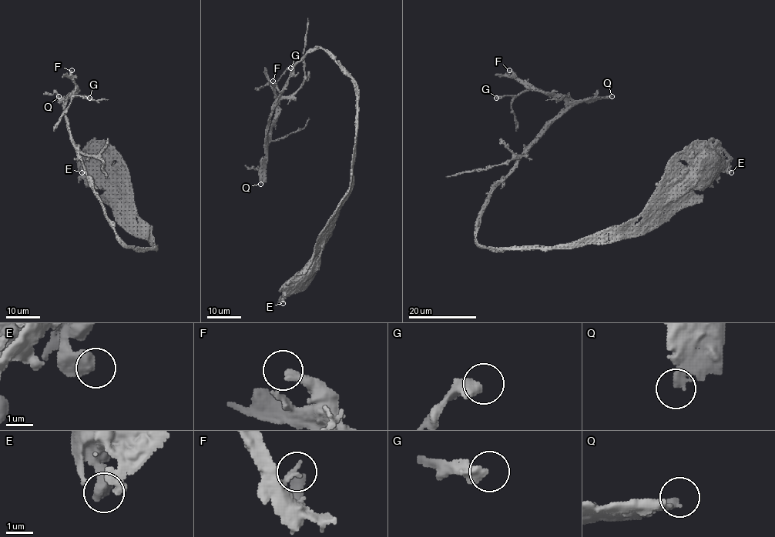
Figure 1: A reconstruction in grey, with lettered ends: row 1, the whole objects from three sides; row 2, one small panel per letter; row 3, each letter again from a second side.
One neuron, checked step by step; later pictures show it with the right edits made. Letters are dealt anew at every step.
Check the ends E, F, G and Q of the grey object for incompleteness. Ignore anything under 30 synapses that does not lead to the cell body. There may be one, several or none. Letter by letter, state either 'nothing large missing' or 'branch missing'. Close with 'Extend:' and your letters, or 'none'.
E: nothing large missing
F: nothing large missing
G: nothing large missing
Q: branch missing
Extend: Q

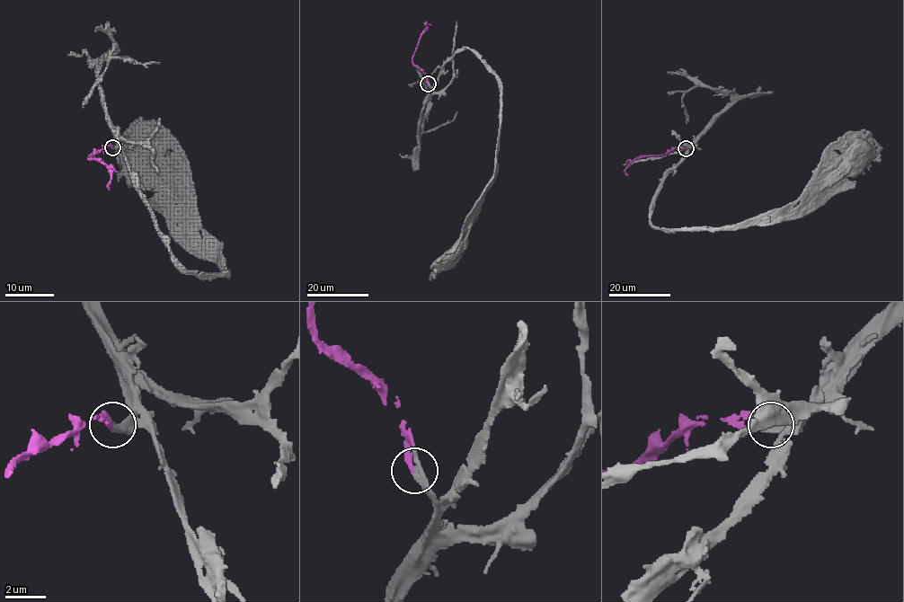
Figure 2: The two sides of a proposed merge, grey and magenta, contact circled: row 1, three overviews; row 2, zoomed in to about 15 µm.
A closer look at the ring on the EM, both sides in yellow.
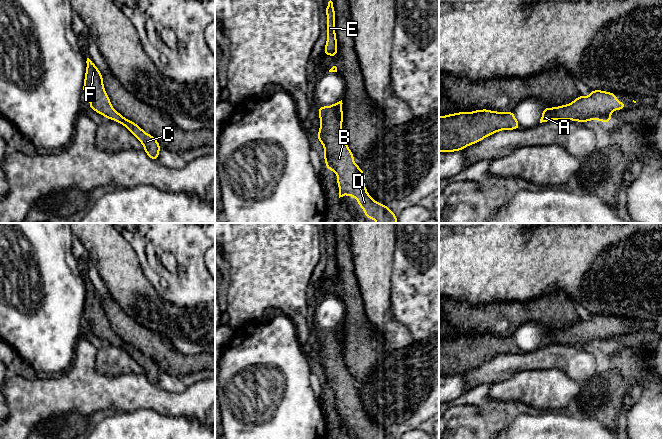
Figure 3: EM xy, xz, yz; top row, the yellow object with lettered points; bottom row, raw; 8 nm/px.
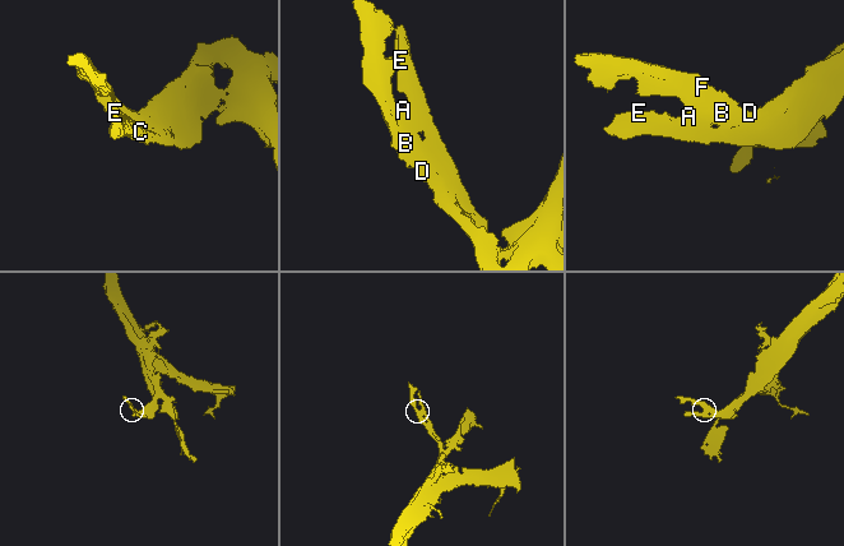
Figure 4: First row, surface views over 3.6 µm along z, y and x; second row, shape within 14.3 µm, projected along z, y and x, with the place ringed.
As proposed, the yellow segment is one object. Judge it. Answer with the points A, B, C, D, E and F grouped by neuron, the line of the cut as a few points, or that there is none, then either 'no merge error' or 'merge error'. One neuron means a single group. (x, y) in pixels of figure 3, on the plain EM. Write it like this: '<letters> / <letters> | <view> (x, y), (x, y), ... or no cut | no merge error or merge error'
A B C D E F | no cut | no merge error

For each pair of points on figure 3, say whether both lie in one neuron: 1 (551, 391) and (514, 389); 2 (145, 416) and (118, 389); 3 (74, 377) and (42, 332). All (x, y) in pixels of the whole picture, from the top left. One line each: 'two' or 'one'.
1: one
2: two
3: two

